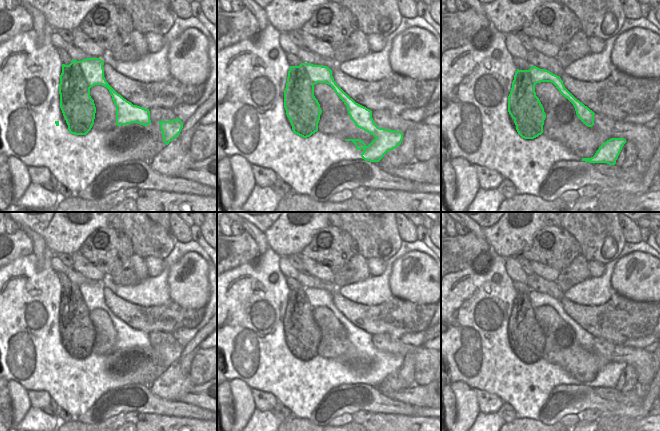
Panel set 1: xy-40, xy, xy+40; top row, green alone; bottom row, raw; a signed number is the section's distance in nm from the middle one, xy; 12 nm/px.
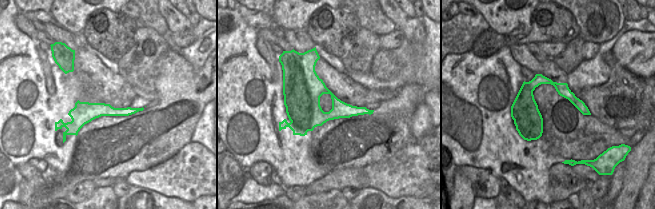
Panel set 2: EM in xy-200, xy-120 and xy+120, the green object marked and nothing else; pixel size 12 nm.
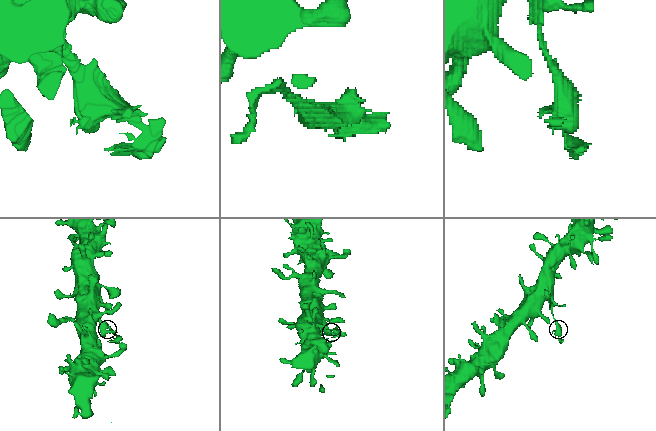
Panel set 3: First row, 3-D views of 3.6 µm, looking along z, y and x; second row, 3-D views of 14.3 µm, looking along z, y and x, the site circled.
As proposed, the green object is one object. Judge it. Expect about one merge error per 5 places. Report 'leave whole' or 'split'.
leave whole

